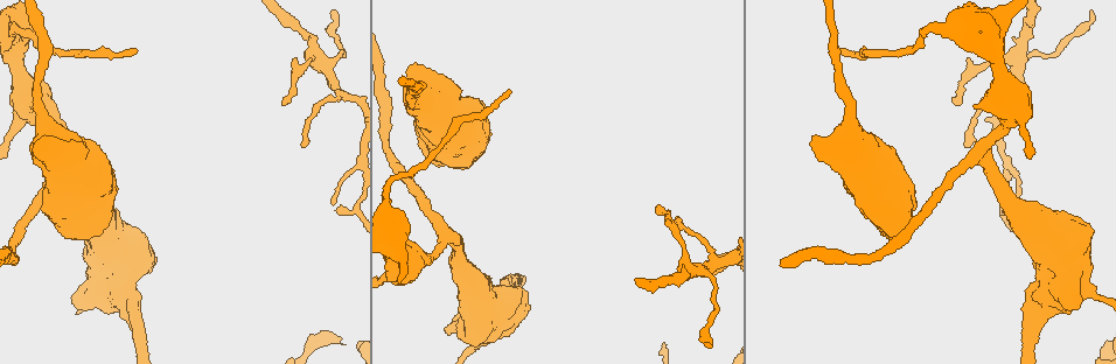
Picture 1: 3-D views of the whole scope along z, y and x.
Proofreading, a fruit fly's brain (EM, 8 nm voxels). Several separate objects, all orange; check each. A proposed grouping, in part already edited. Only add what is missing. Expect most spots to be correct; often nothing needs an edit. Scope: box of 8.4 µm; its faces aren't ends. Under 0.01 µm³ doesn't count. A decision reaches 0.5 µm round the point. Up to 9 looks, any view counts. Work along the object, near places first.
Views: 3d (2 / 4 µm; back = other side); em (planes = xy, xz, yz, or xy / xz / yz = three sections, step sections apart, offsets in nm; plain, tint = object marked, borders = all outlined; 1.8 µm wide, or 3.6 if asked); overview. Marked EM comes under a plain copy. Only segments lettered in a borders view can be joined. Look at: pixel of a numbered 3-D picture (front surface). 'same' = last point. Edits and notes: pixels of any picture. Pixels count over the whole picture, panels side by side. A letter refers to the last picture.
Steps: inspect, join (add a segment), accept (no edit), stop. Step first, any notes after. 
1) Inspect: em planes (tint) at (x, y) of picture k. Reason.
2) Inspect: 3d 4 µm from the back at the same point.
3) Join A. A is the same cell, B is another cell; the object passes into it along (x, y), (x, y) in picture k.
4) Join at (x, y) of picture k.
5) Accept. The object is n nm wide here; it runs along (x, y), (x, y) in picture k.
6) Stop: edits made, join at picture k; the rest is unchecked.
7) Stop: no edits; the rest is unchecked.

Inspect: em planes (borders) at (658, 207) of picture 1. Free end.

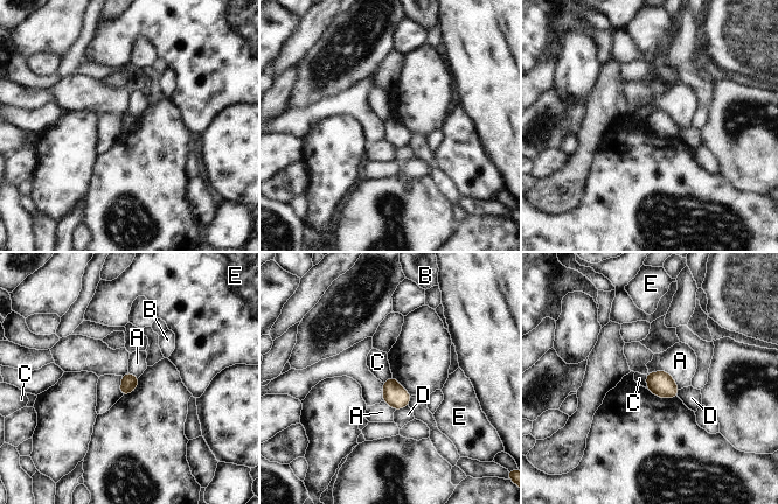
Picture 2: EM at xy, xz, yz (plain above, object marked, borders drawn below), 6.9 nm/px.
Accept. The object is 110 nm wide here; A, B, C, D and E are other cells; a border runs along (645, 375), (647, 387) in picture 2; none of them fits.

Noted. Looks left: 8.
Inspect: em xz step 8 (borders) at (711, 268) of picture 1.

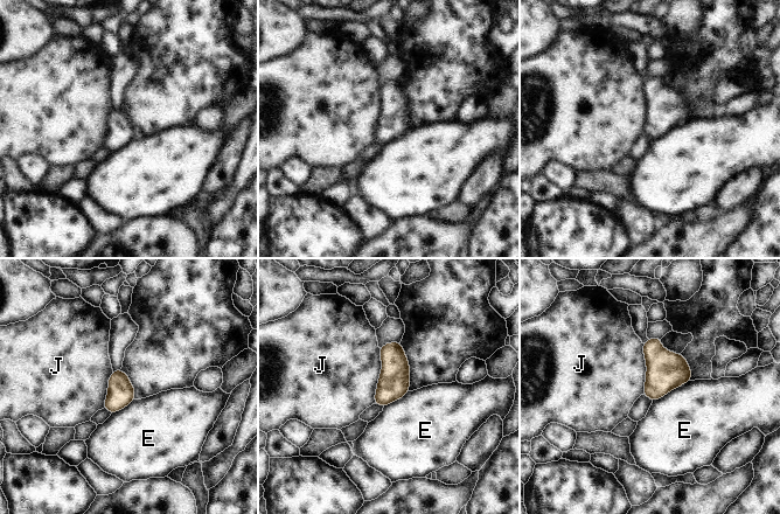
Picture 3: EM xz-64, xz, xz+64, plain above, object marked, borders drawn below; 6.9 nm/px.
Inspect: em planes (borders) at the same point. Another direction.

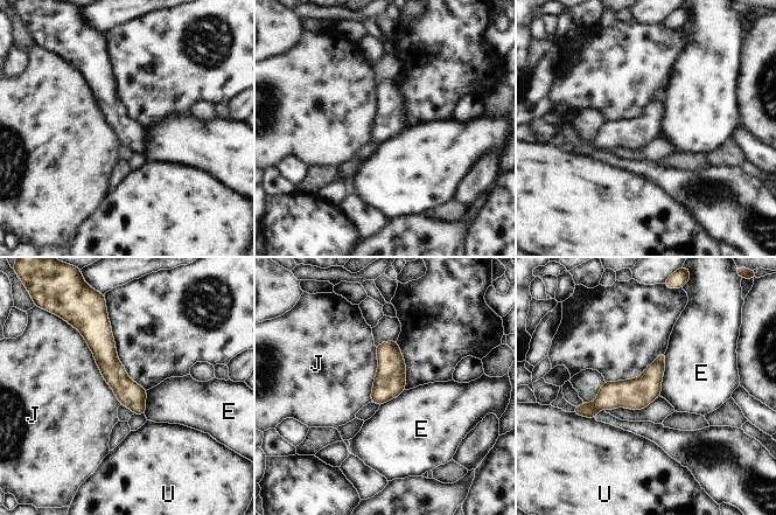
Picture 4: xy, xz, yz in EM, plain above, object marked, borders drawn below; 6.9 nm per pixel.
Accept. E, J and U are other cells; it runs along (99, 322), (107, 362), (141, 411) in picture 4; none of them fits.

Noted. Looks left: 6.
Inspect: em 3.6 µm planes (borders) at (975, 107) of picture 1. Branch stops here.

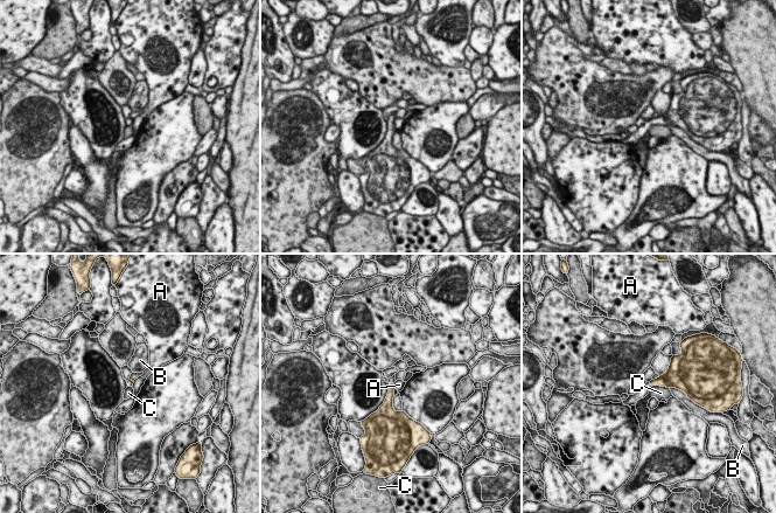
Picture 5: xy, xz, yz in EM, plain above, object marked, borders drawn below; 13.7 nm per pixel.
Accept. A, B and C are other cells; no lettered segment goes on from it.

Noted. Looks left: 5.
Inspect: em xz step 4 (borders) at (508, 91) of picture 1. End of a long branch.

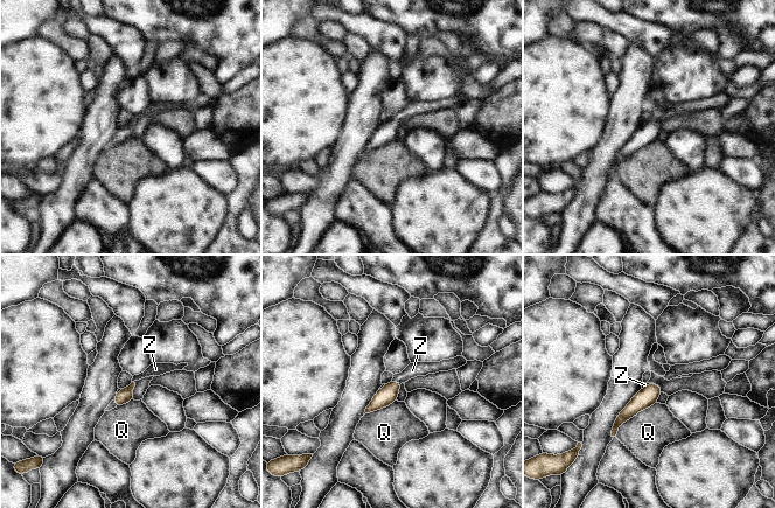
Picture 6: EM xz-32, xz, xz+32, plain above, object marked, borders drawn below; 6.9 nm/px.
Inspect: em planes (borders) at the same point. Cut it another way.

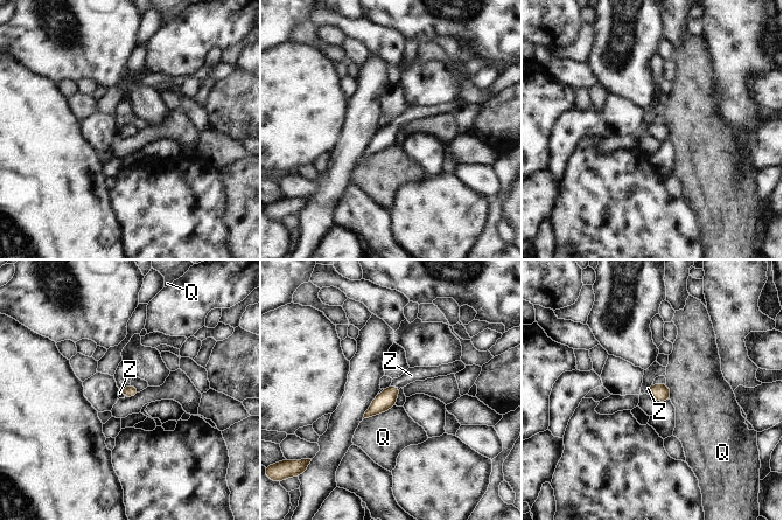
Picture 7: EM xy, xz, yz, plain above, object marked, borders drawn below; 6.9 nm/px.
Join Z. The longest contact is with Q, 260 nm; Z is the same cell, Q is another cell; the object passes into it along (386, 400), (395, 386), (411, 375) in picture 7; the cell continues.

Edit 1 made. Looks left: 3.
Stop: edits made, join at picture 7; the rest is unchecked.

